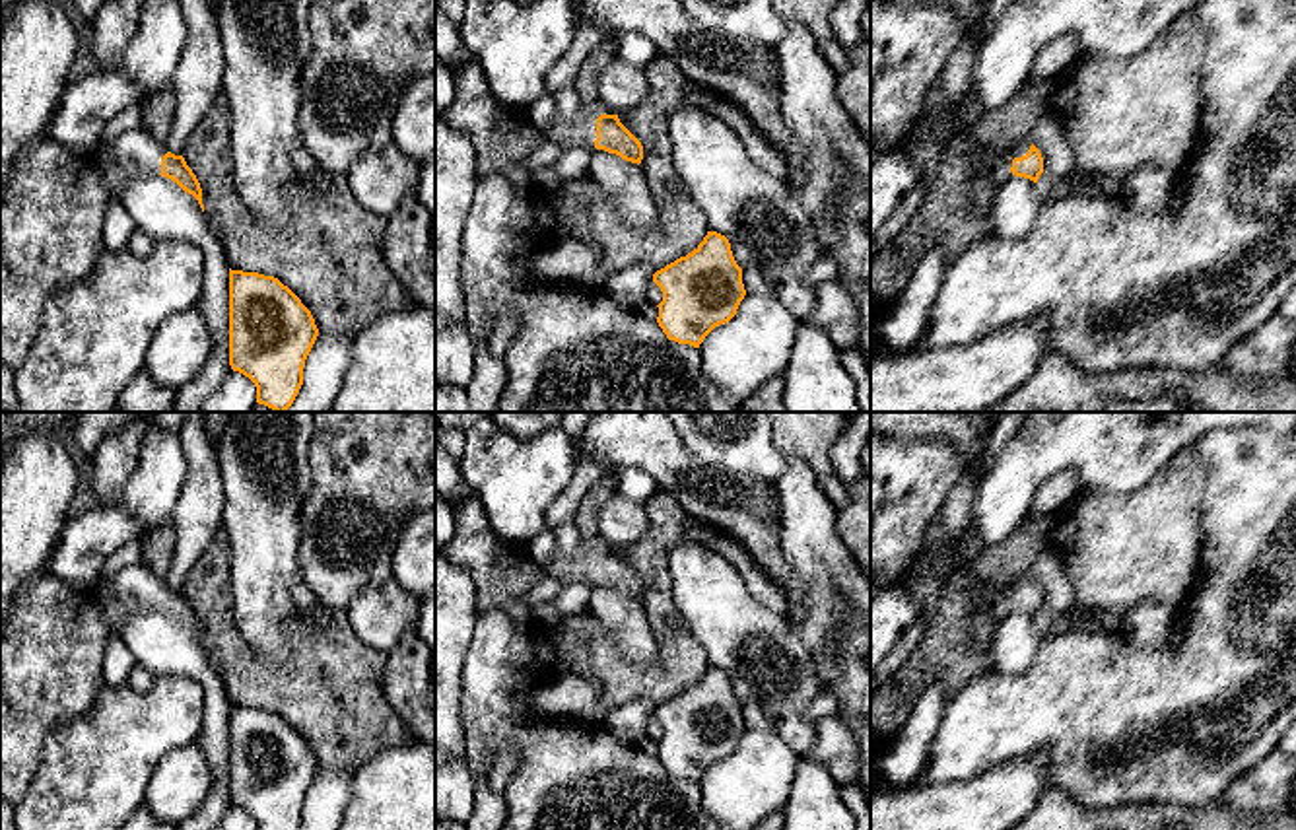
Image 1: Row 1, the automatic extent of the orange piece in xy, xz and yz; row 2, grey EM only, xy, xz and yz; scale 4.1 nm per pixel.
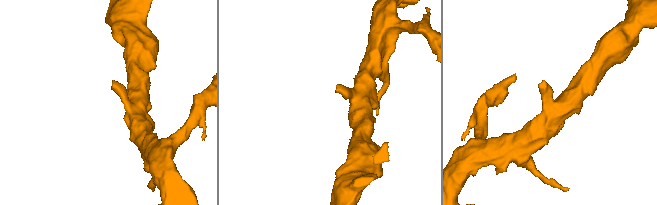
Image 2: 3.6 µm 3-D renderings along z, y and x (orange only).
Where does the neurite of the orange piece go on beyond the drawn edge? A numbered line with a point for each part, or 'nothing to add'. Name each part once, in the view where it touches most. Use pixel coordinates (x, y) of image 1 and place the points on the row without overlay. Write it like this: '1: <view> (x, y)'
1: xz (574, 564)

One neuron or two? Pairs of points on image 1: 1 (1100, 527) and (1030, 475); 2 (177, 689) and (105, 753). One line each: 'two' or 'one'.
1: two
2: one

